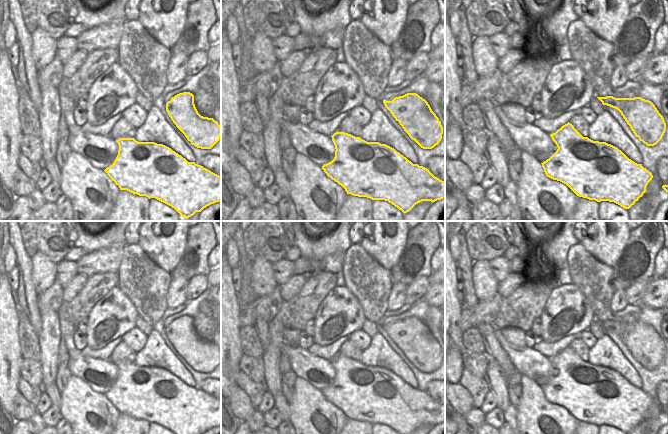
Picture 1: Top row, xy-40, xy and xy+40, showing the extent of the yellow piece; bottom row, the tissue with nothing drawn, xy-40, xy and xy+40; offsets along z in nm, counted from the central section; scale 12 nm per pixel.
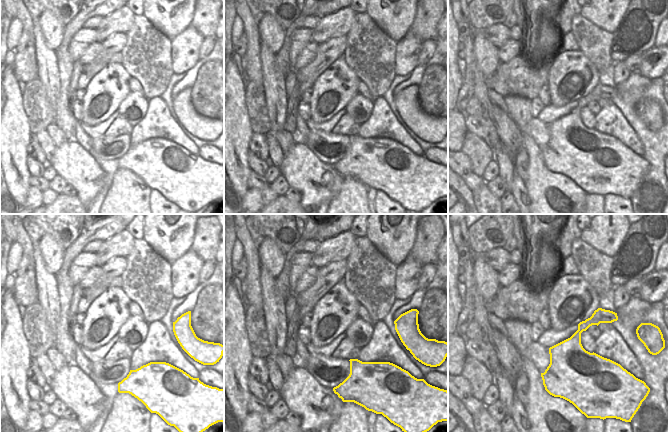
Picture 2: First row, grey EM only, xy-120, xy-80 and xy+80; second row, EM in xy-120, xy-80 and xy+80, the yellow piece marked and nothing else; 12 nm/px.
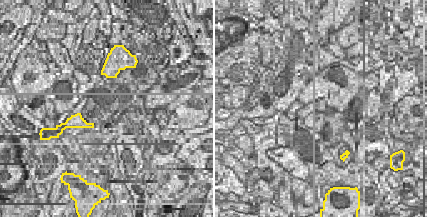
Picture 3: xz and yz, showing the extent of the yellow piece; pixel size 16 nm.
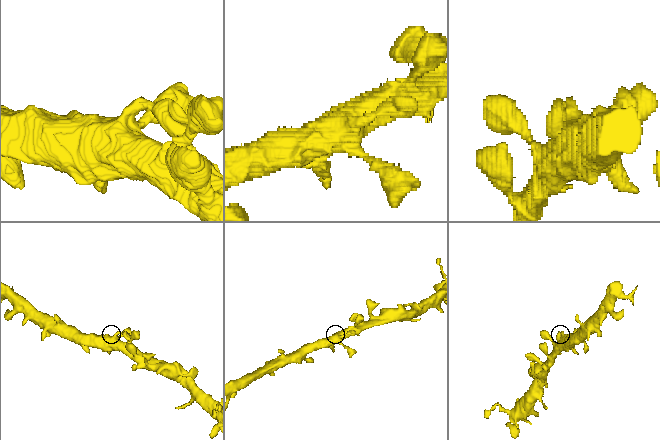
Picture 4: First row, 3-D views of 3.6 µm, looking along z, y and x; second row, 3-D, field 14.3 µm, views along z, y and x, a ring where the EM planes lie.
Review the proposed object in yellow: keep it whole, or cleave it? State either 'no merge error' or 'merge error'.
no merge error

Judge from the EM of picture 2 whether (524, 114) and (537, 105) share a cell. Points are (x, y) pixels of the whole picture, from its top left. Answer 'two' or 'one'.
two

